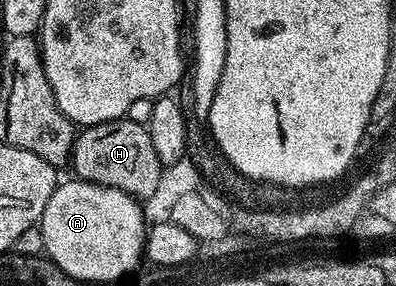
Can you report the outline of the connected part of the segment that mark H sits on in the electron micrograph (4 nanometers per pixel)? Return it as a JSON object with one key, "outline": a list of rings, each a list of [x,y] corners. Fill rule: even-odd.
{"outline":[[[127,117],[85,127],[75,137],[69,165],[74,166],[75,179],[116,188],[139,200],[150,199],[163,172],[163,164],[156,156],[156,148],[152,148],[149,129],[143,123],[133,122]]]}

